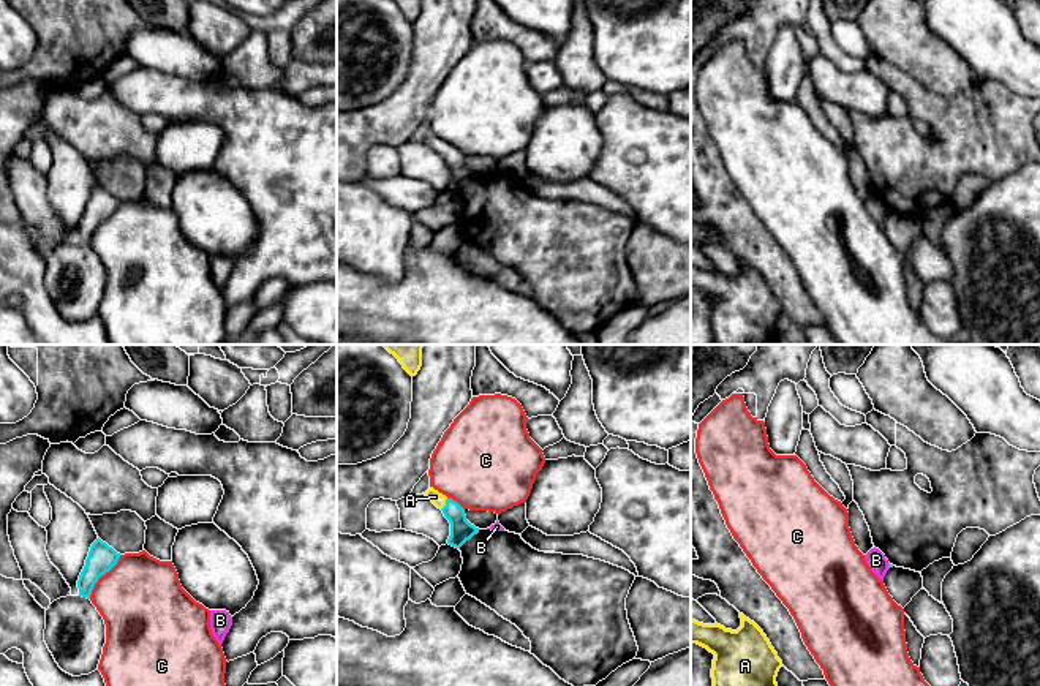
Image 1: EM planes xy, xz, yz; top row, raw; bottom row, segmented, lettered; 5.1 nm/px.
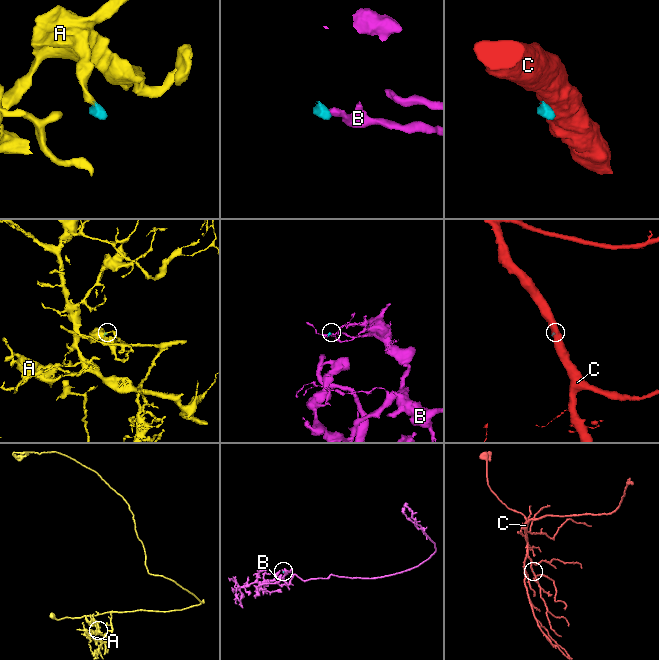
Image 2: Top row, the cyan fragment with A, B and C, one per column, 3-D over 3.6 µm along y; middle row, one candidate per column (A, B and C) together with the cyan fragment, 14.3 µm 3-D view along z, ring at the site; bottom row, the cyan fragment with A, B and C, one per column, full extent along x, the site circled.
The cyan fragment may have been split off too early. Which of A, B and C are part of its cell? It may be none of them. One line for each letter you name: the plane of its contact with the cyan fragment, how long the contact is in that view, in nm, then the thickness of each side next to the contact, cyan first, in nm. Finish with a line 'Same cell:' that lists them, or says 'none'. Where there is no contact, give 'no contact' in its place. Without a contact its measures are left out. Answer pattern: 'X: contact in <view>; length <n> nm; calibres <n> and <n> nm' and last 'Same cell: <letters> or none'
A: contact in xz; length 70 nm; calibres 110 and 70 nm
Same cell: A

